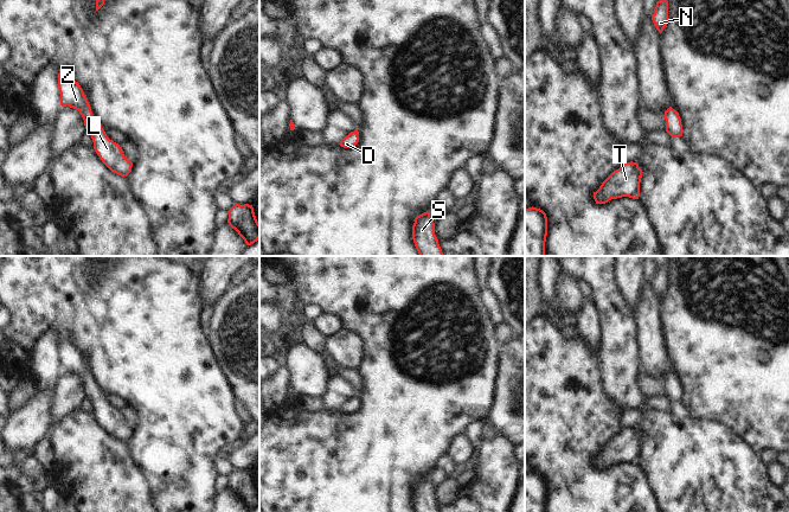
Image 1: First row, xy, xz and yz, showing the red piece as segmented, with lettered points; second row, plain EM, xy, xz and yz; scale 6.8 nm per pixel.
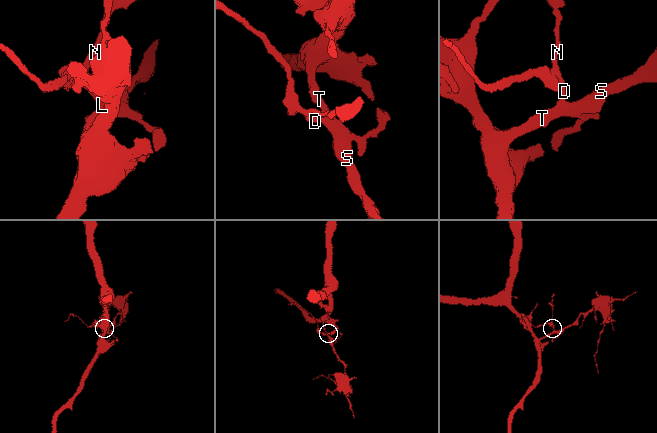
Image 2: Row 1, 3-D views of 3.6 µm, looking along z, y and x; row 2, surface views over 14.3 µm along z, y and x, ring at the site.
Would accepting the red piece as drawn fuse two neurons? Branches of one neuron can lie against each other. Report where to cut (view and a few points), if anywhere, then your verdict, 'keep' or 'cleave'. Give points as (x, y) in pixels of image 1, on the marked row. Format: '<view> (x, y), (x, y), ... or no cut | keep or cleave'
no cut | keep

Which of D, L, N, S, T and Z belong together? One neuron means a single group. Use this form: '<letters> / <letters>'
D L N S T Z

